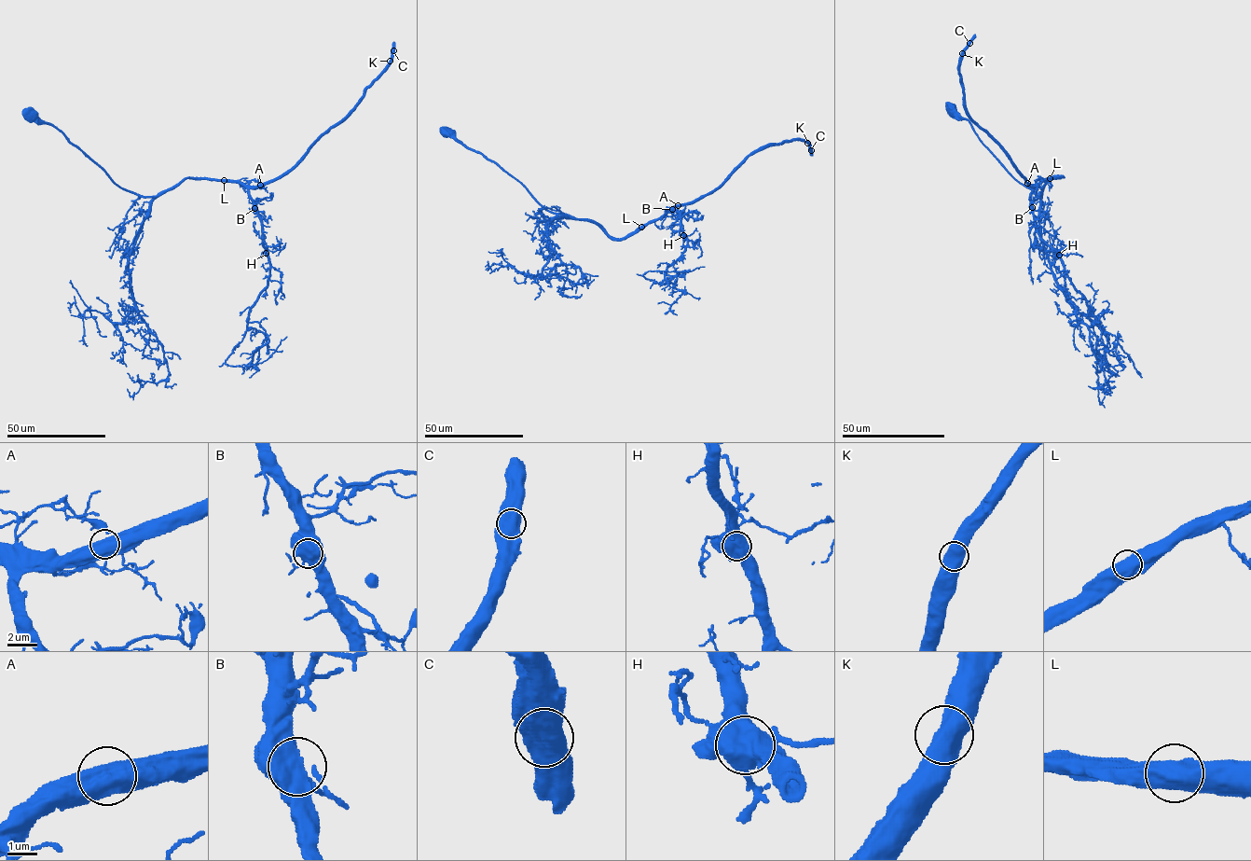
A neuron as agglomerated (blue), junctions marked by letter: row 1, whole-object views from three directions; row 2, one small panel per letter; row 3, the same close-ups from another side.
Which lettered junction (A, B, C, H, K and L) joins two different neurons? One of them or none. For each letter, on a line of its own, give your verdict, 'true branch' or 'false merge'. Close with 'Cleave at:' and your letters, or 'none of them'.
A: true branch
B: true branch
C: true branch
H: true branch
K: true branch
L: true branch
Cleave at: none of them

